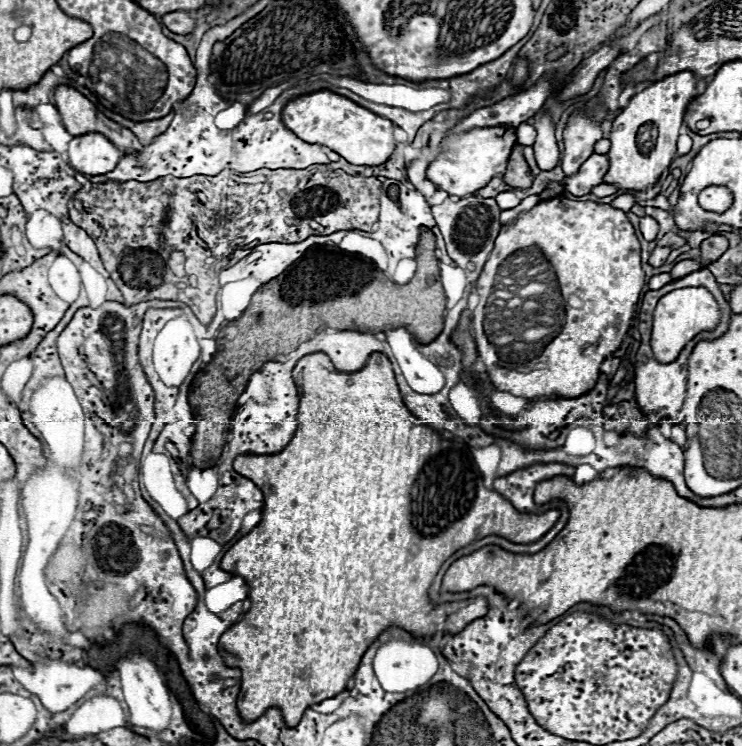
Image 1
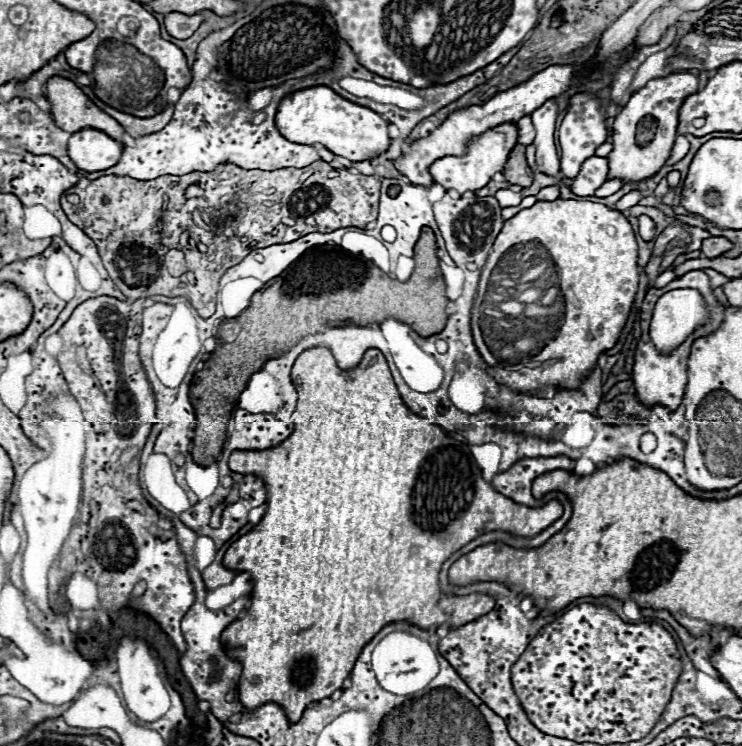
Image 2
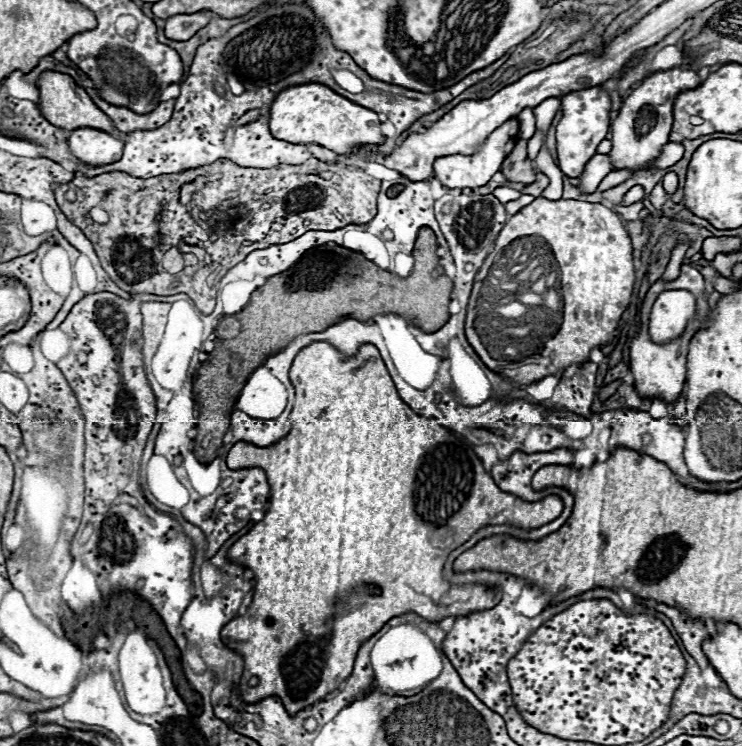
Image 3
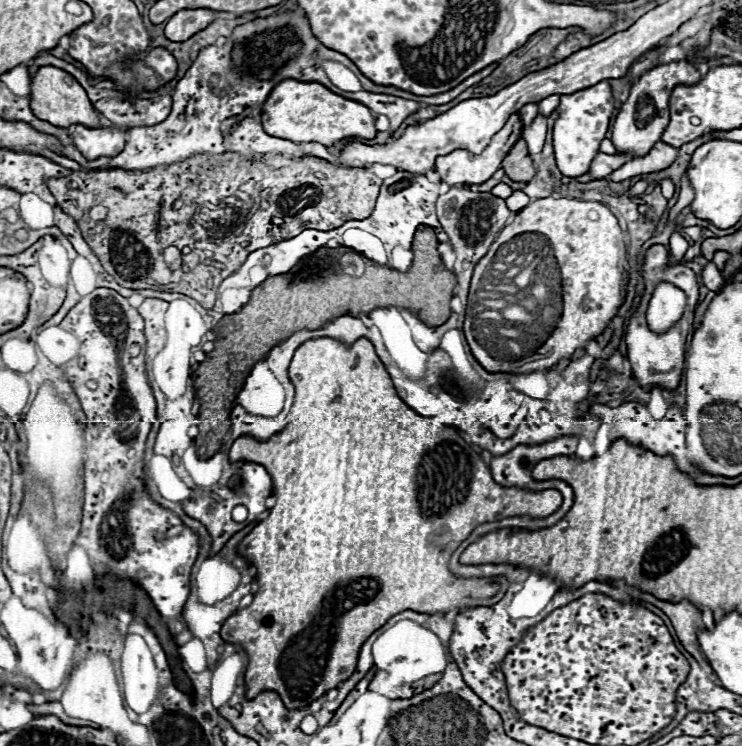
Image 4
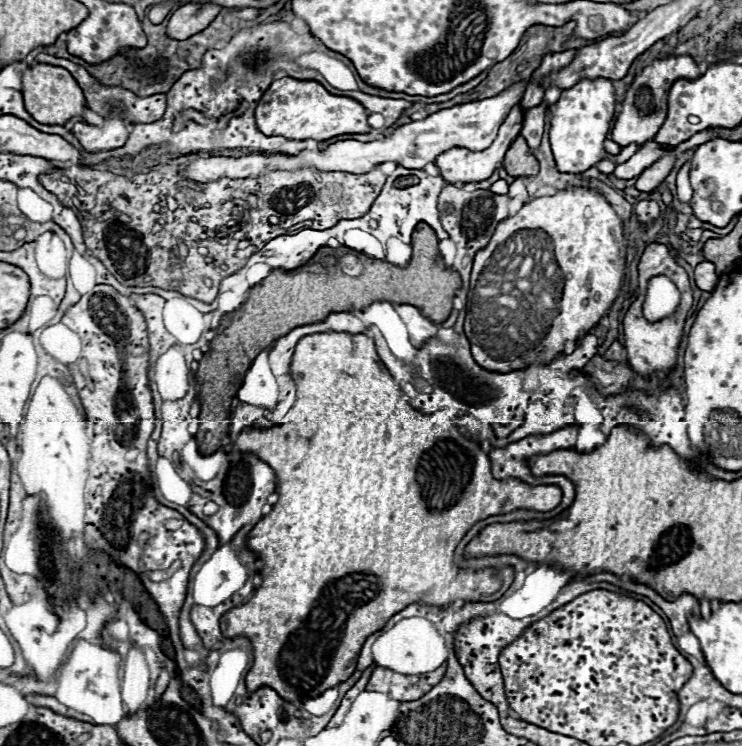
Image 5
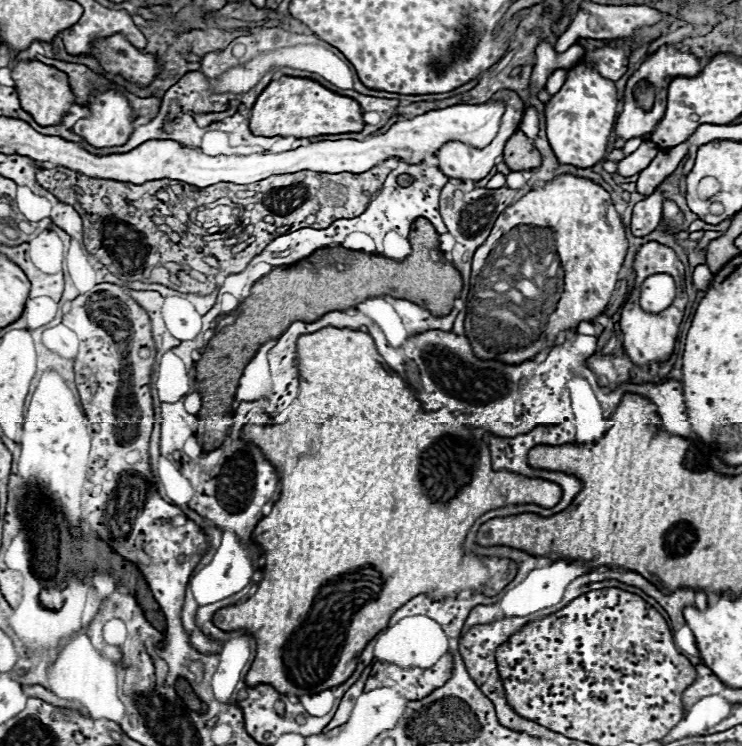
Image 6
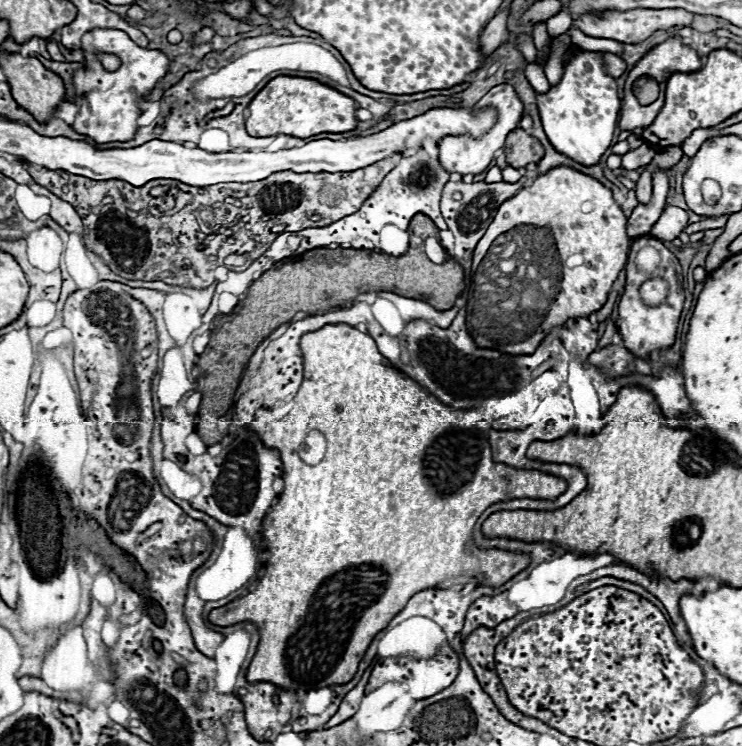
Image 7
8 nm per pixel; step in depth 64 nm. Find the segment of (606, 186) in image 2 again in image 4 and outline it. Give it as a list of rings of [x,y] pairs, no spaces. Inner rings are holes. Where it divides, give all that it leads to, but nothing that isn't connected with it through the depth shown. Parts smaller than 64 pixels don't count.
[[[658,142],[650,154],[642,156],[642,158],[634,158],[630,162],[626,162],[624,166],[620,166],[618,170],[614,170],[608,178],[612,182],[622,182],[622,180],[628,180],[636,174],[650,174],[650,172],[658,172],[658,170],[666,170],[668,166],[672,166],[672,162],[676,160],[678,156],[678,148],[670,146],[670,144],[664,144],[664,142]]]

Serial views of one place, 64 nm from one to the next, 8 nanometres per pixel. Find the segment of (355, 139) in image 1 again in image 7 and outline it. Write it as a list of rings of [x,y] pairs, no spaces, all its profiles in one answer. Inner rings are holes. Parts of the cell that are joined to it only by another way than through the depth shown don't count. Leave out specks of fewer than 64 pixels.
[[[276,76],[250,102],[246,130],[250,136],[288,134],[296,138],[308,138],[322,132],[342,134],[358,126],[356,108],[358,106],[352,98],[336,92],[326,84],[320,84],[318,80],[298,76]]]

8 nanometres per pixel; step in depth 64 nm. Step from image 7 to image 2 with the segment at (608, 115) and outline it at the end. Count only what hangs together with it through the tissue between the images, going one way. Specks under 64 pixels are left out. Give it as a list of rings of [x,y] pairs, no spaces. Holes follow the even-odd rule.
[[[576,94],[570,98],[570,106],[568,106],[568,114],[564,116],[562,124],[560,124],[560,148],[562,148],[562,174],[566,178],[574,178],[582,166],[582,162],[586,158],[590,158],[590,154],[594,154],[594,150],[606,142],[606,126],[604,126],[604,116],[602,116],[604,108],[600,106],[600,102],[592,96],[592,94]]]

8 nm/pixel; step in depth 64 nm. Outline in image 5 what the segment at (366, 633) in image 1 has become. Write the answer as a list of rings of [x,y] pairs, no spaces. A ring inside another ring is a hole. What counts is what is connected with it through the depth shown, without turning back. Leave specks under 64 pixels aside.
[[[330,332],[330,334],[312,334],[312,336],[302,338],[296,344],[296,352],[294,352],[294,358],[290,364],[290,374],[292,374],[292,380],[296,382],[298,394],[296,394],[296,402],[294,402],[292,410],[284,416],[284,420],[288,420],[288,422],[280,424],[280,426],[272,426],[268,430],[242,432],[238,436],[238,440],[234,442],[236,452],[254,454],[256,458],[260,458],[274,470],[276,490],[278,490],[280,498],[272,506],[272,512],[268,516],[264,516],[246,538],[248,550],[256,552],[256,556],[264,562],[264,566],[260,570],[262,586],[254,592],[250,602],[246,602],[238,608],[232,608],[228,612],[228,616],[222,616],[220,628],[226,638],[242,636],[242,638],[248,638],[252,644],[254,662],[252,662],[250,672],[246,674],[248,694],[256,692],[262,686],[268,686],[268,688],[276,690],[286,702],[302,704],[304,700],[316,698],[324,690],[334,688],[340,682],[348,680],[352,676],[352,672],[356,670],[356,660],[358,660],[364,640],[370,634],[378,632],[388,622],[388,618],[398,614],[398,610],[404,610],[406,606],[416,604],[416,602],[426,604],[426,606],[450,606],[456,600],[494,602],[494,600],[502,598],[502,594],[512,584],[514,570],[512,568],[492,570],[490,580],[484,580],[484,584],[474,584],[474,588],[464,586],[462,576],[458,576],[460,570],[454,564],[456,546],[478,520],[488,518],[488,512],[506,512],[506,510],[520,510],[520,508],[550,512],[560,504],[562,490],[558,486],[534,486],[532,488],[532,486],[526,486],[526,482],[514,482],[512,478],[506,482],[494,480],[490,474],[490,460],[478,442],[474,442],[462,428],[456,428],[456,426],[452,426],[448,430],[440,428],[438,420],[432,414],[420,414],[408,402],[408,398],[398,390],[394,378],[388,374],[388,370],[380,362],[374,342],[366,334],[350,336],[350,334]]]

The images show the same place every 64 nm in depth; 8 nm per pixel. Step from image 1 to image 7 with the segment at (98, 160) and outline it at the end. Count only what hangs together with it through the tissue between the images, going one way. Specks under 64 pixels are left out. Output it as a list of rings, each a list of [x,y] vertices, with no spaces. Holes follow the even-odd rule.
[[[96,28],[88,32],[82,38],[82,52],[86,56],[84,70],[78,70],[74,76],[74,86],[78,92],[78,118],[72,124],[72,128],[78,134],[88,136],[96,144],[108,144],[108,142],[128,142],[134,136],[136,120],[140,116],[138,100],[154,88],[154,84],[164,78],[170,60],[160,50],[146,50],[136,46],[126,32],[122,30],[102,30]],[[98,54],[114,54],[120,58],[120,68],[114,72],[108,72],[100,60]]]

